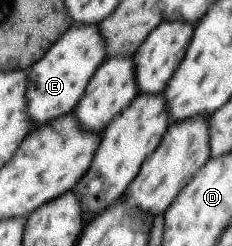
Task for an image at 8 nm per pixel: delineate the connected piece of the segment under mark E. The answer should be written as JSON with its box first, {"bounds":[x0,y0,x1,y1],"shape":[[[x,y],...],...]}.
{"bounds":[27,23,107,128],"shape":[[[75,23],[37,63],[27,68],[30,79],[28,110],[34,128],[75,111],[85,97],[92,77],[107,58],[106,39],[99,25]]]}

